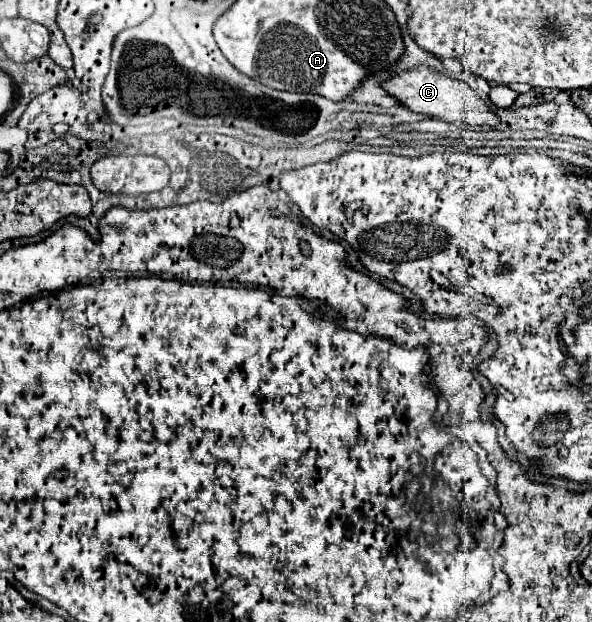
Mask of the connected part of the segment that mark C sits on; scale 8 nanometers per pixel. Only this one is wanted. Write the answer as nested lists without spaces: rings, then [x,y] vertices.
[[[418,67],[410,73],[400,73],[390,81],[386,81],[384,89],[408,109],[420,115],[442,119],[446,123],[468,123],[468,125],[488,125],[488,127],[496,127],[500,123],[500,117],[492,111],[492,107],[486,101],[482,101],[464,81],[446,77],[436,69]]]

